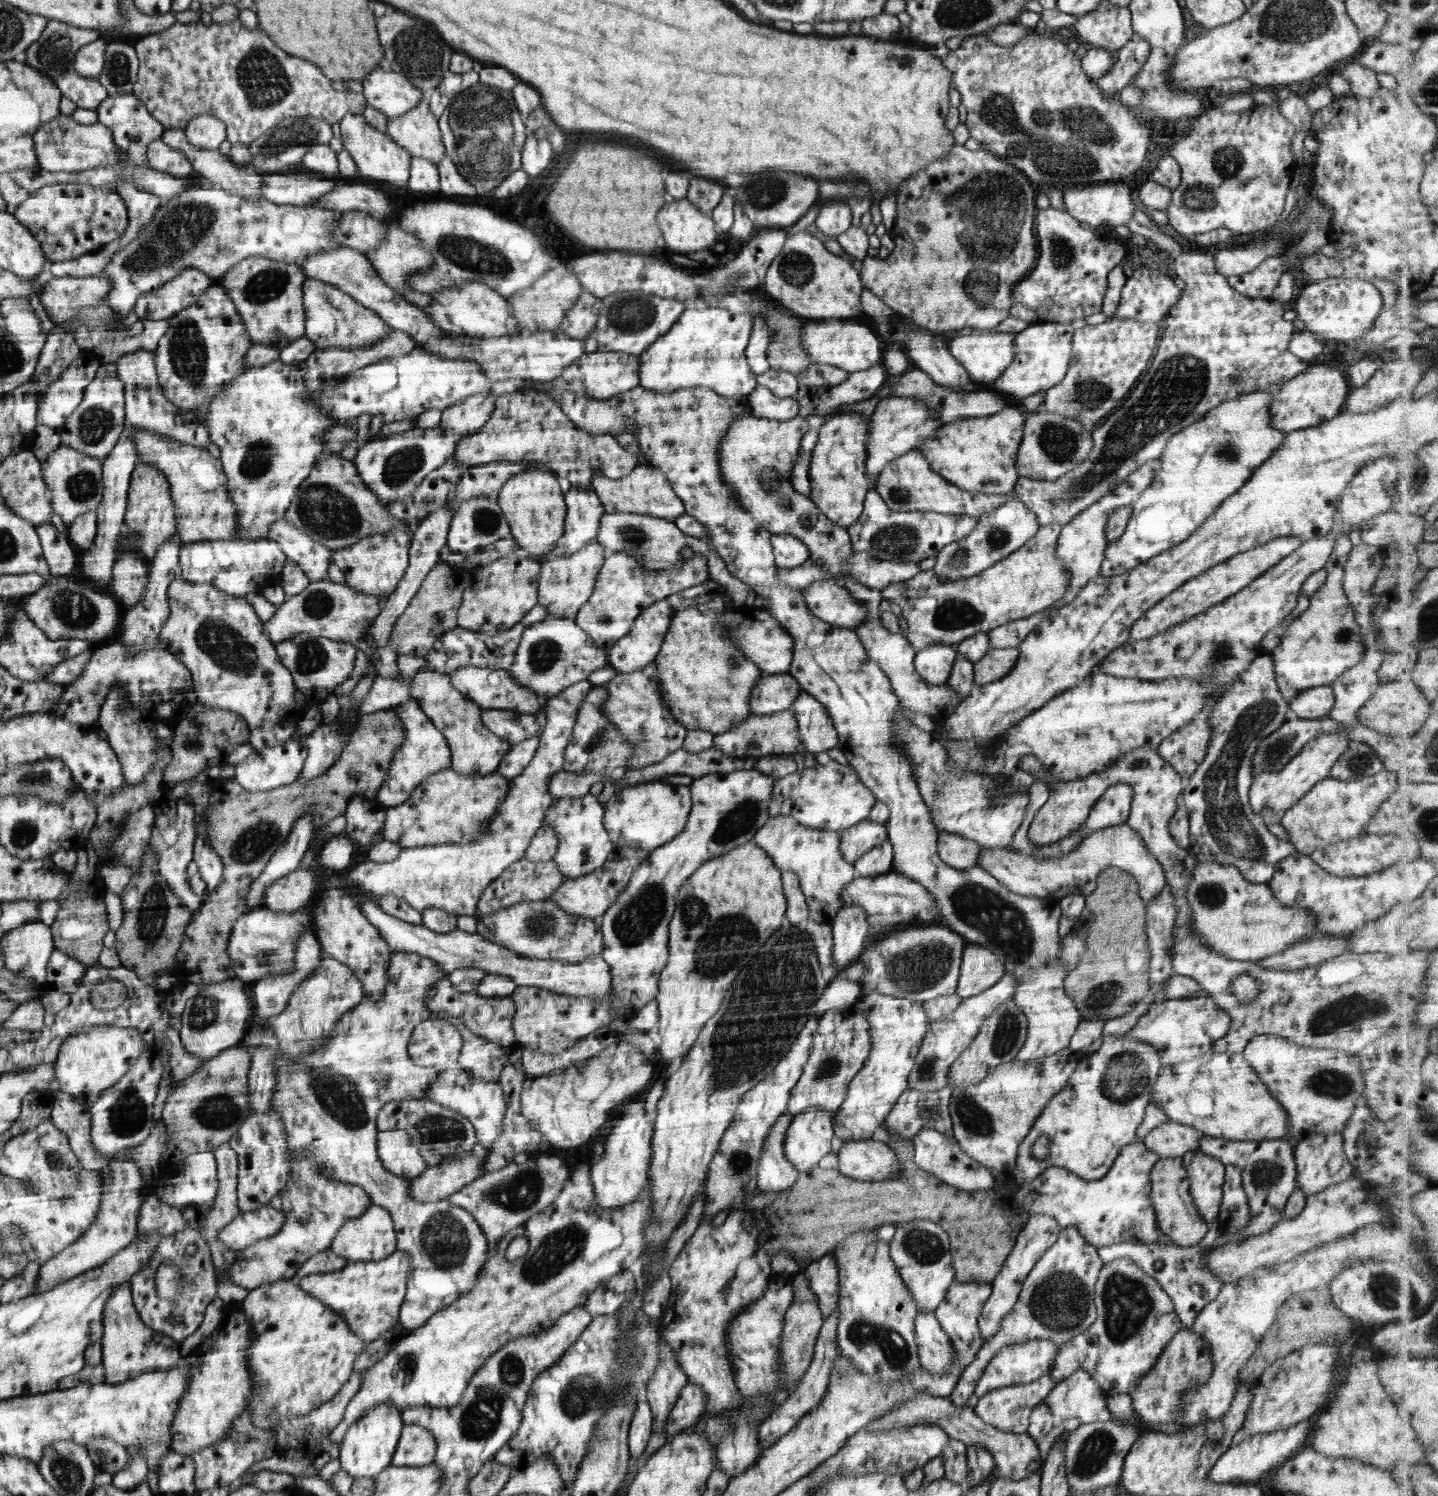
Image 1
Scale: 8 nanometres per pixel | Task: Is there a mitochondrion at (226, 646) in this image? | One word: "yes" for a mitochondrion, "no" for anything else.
yes

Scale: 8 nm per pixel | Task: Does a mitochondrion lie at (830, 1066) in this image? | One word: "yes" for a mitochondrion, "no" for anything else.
yes

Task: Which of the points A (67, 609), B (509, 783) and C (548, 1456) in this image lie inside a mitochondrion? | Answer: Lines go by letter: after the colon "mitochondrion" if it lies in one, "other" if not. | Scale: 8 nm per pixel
A: mitochondrion
B: other
C: other

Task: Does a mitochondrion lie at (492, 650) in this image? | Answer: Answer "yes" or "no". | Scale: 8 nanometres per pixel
no

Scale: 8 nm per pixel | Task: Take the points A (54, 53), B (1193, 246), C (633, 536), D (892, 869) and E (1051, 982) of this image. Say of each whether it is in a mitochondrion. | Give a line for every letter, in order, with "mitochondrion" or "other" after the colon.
A: mitochondrion
B: other
C: mitochondrion
D: other
E: other

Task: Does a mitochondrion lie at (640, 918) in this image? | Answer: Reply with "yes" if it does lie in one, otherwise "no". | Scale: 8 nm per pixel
yes

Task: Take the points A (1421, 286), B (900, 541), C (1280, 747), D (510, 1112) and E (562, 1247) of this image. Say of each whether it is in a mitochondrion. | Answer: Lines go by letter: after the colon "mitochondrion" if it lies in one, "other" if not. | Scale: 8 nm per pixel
A: other
B: mitochondrion
C: mitochondrion
D: other
E: mitochondrion

